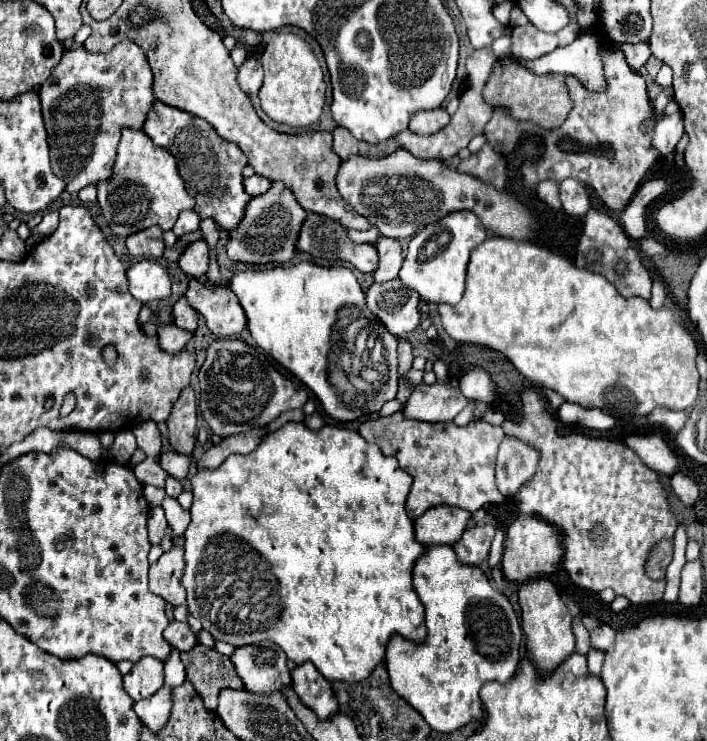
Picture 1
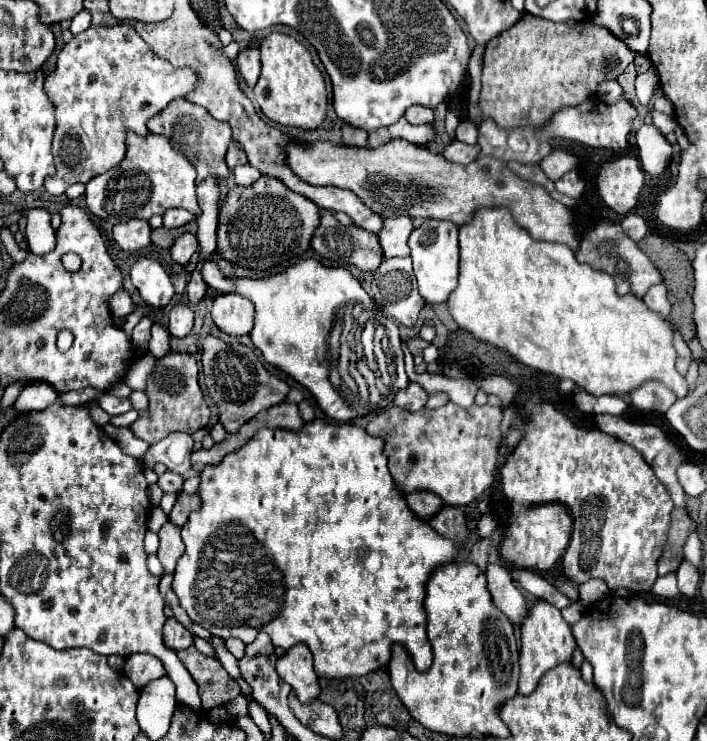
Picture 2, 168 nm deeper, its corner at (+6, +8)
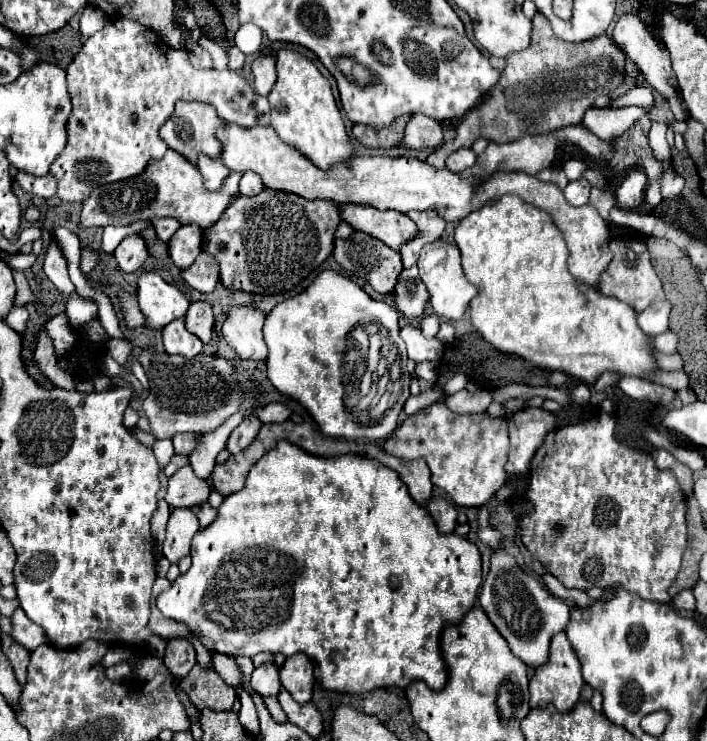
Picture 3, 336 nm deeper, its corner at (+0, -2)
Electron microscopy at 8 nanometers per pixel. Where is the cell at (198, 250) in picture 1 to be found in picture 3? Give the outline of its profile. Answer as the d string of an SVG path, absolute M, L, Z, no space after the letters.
M183 224L173 238L167 242L169 246L169 256L173 260L173 264L179 270L185 270L187 266L193 264L193 260L199 256L201 252L201 234L203 230L195 224Z

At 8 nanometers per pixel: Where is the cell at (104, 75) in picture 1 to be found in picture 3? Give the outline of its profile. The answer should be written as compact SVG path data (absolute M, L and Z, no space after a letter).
M127 18L109 20L107 26L89 36L85 44L83 36L69 24L53 34L29 38L27 42L31 42L31 48L43 54L43 60L67 66L67 90L73 110L67 118L67 144L51 164L51 174L59 180L57 196L63 202L83 202L83 198L87 198L95 186L133 178L141 174L151 160L163 158L169 146L161 140L159 128L173 114L177 100L207 102L217 108L221 120L235 122L243 128L269 126L269 100L259 96L241 74L231 70L197 70L191 66L185 50L173 50L165 44L161 46L159 34L139 22Z

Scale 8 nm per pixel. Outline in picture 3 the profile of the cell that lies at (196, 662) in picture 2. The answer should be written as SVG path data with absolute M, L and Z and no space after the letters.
M195 666L195 670L191 670L191 674L183 678L183 682L179 682L179 688L187 694L187 698L197 710L231 710L235 700L235 690L225 684L217 672L207 672L199 666Z

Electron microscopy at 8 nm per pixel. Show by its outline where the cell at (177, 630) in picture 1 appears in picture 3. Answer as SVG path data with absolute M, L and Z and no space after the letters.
M171 638L165 650L165 668L173 674L175 680L185 678L195 666L195 648L185 638Z

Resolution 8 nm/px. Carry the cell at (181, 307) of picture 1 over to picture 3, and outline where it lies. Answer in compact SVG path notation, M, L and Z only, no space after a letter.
M183 318L163 328L163 344L165 344L167 354L177 354L183 358L195 358L197 354L201 354L201 348L203 348L203 342L199 342L199 338L195 338L185 328Z

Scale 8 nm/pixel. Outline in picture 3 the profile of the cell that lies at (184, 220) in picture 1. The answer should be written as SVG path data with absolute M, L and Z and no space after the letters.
M159 216L159 218L149 218L149 222L151 222L151 226L155 228L155 234L157 234L157 238L159 240L163 240L163 242L167 242L173 234L175 234L175 230L181 226L175 218L169 218L169 216Z

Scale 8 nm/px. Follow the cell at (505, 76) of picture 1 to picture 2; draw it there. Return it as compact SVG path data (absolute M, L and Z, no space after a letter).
M523 14L521 20L495 36L483 54L483 88L481 112L483 118L495 120L499 128L533 126L541 128L561 108L577 106L597 92L603 80L617 76L633 62L635 52L597 24L581 28L581 24L555 24L533 14Z

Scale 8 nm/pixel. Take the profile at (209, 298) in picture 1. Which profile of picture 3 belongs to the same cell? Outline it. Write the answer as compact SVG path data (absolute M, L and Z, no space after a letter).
M251 306L231 308L223 324L223 336L239 358L249 358L249 360L267 358L267 344L261 332L263 322L265 316Z

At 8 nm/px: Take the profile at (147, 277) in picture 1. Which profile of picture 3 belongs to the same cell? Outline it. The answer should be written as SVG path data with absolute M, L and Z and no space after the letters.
M153 272L141 274L137 300L145 316L145 326L151 330L161 330L175 318L183 318L189 308L187 296Z

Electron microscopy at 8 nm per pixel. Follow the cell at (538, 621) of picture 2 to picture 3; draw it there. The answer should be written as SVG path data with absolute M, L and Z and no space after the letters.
M563 632L555 634L555 638L551 640L547 666L541 666L539 670L535 670L535 674L529 682L531 708L545 708L545 706L553 704L559 712L567 714L579 702L579 692L581 692L583 684L585 682L581 676L581 666L579 666L579 660L575 658L575 652L571 650L571 644L567 642L567 636Z

